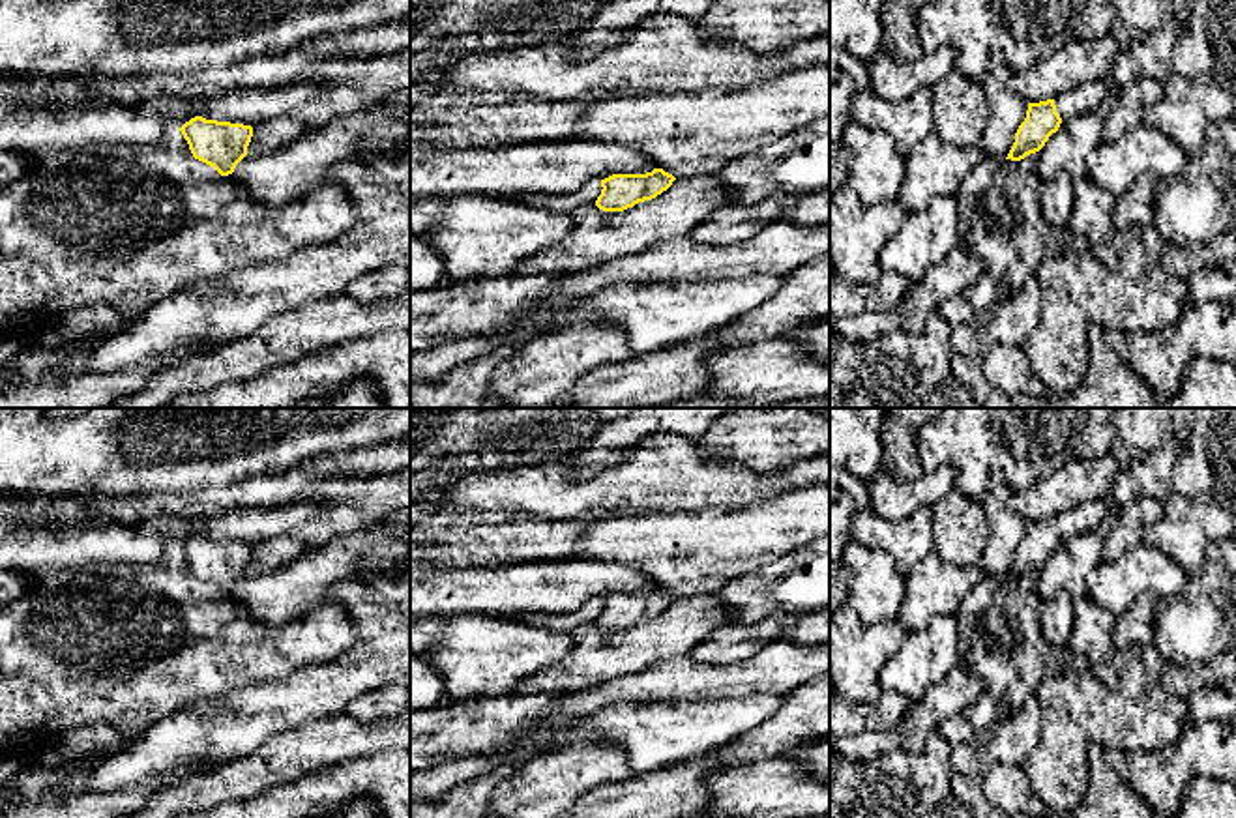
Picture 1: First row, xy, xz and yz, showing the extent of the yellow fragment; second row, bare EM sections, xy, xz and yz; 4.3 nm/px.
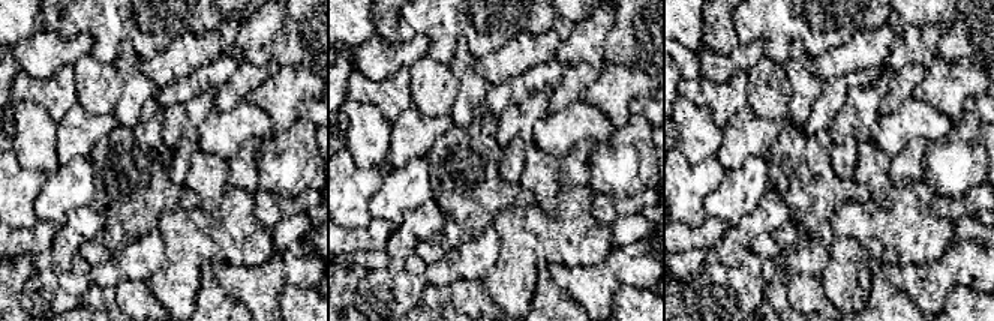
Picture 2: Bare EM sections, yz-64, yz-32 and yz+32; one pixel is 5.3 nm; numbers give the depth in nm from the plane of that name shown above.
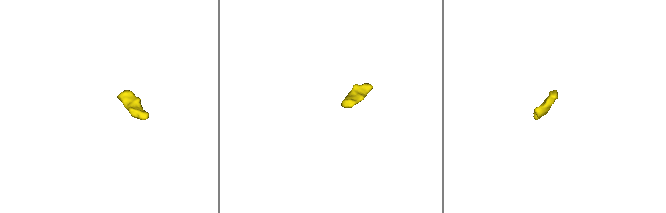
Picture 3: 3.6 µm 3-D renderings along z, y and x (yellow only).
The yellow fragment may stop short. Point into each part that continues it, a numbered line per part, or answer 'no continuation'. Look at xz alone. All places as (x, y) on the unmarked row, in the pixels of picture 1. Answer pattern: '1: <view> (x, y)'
no continuation

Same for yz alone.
1: yz (1085, 517)

